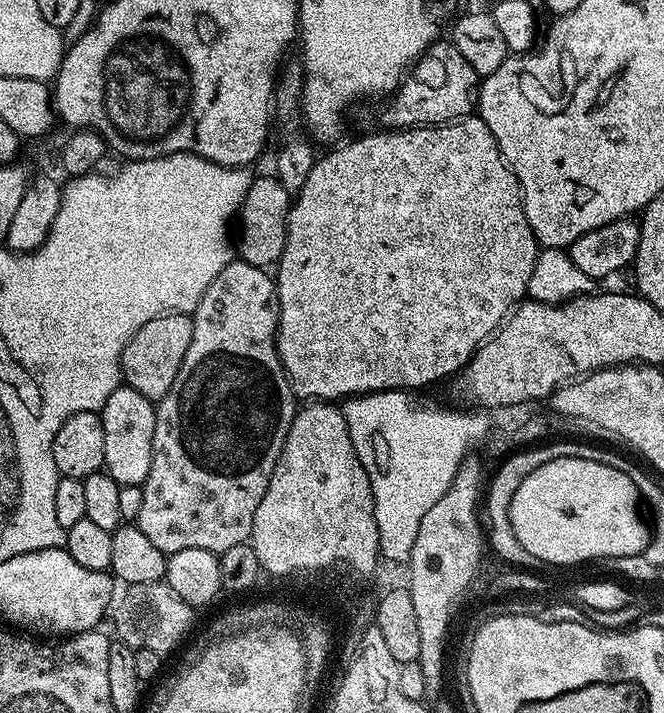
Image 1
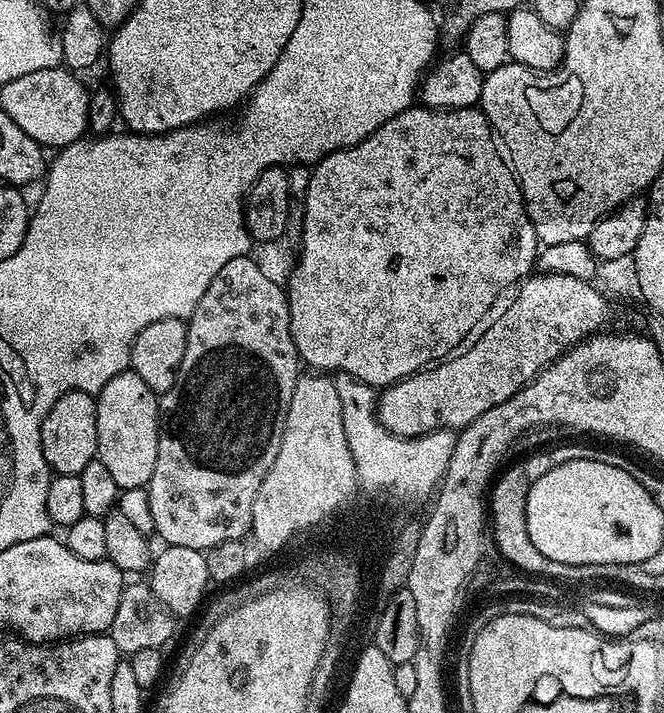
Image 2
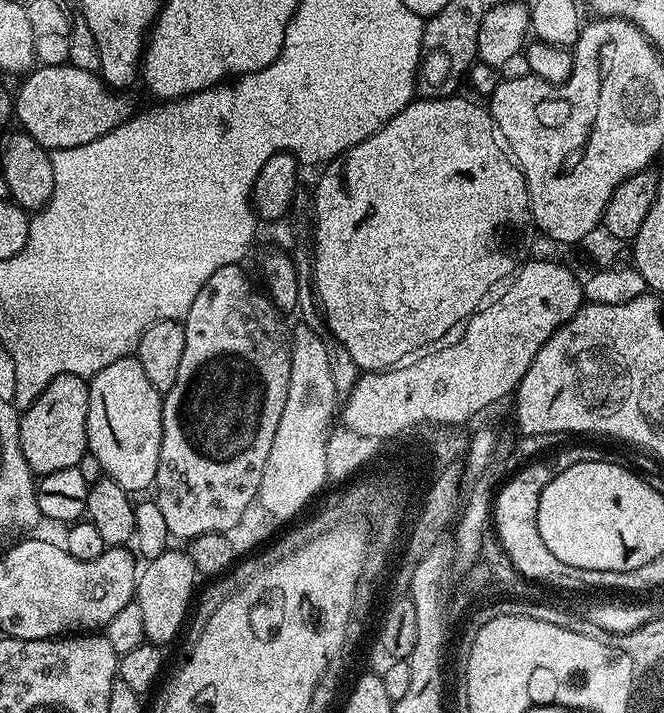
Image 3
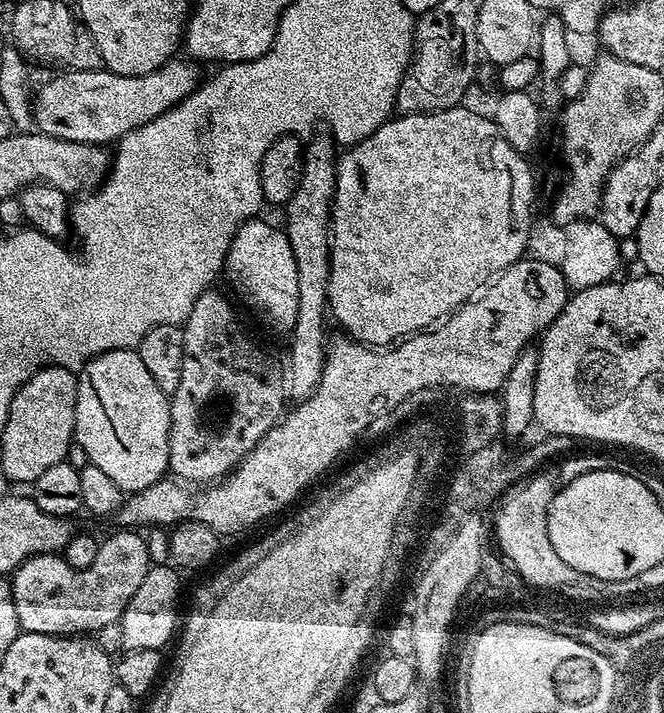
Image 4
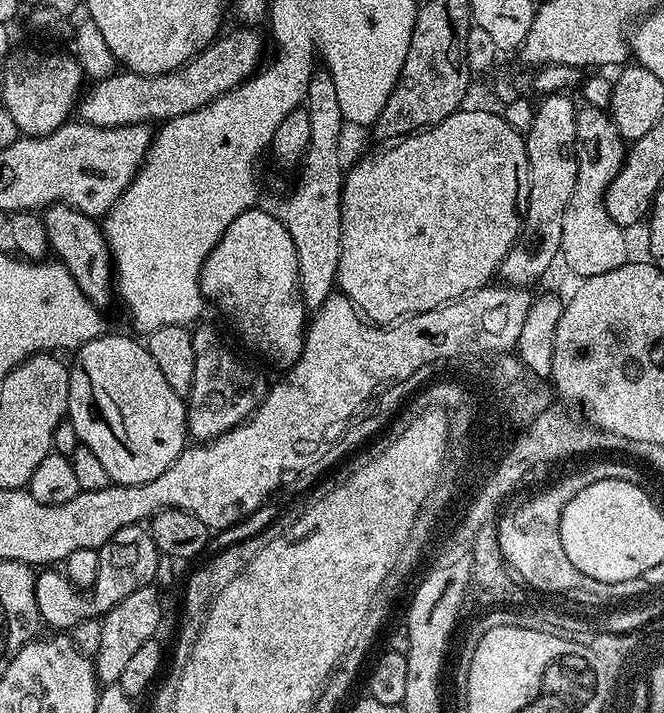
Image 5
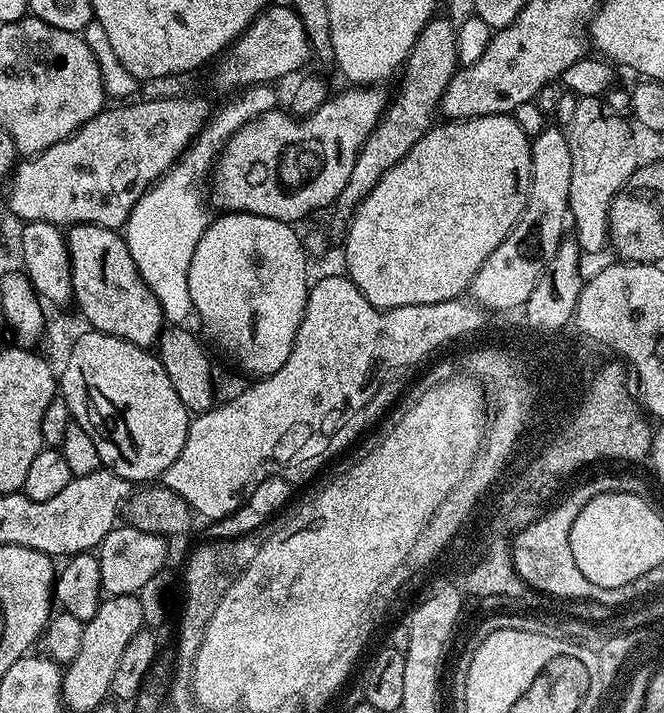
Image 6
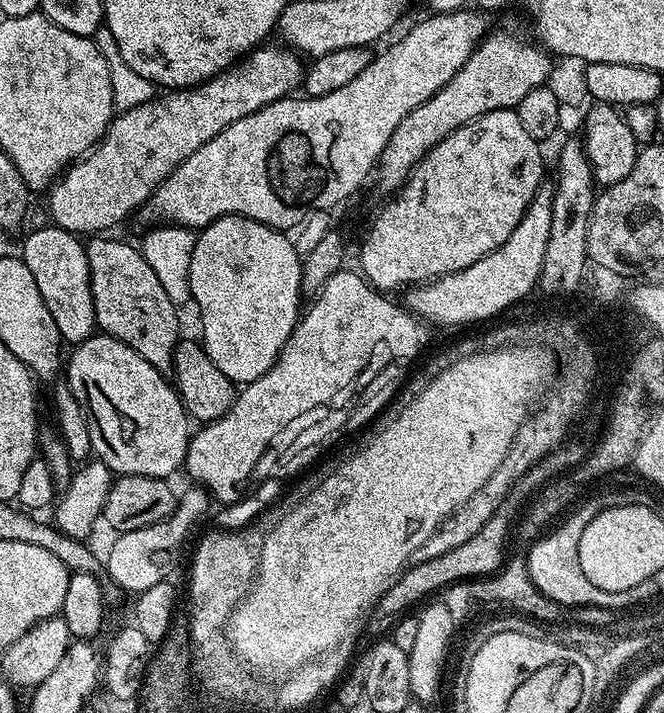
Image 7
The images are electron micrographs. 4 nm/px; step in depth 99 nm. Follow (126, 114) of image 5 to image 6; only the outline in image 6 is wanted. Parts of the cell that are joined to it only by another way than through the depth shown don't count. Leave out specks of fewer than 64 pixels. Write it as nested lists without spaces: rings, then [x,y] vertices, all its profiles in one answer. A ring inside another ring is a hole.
[[[287,3],[265,7],[254,22],[232,41],[211,65],[212,88],[216,92],[232,92],[253,86],[268,86],[291,72],[299,73],[312,56],[312,43],[308,40],[302,18]]]

